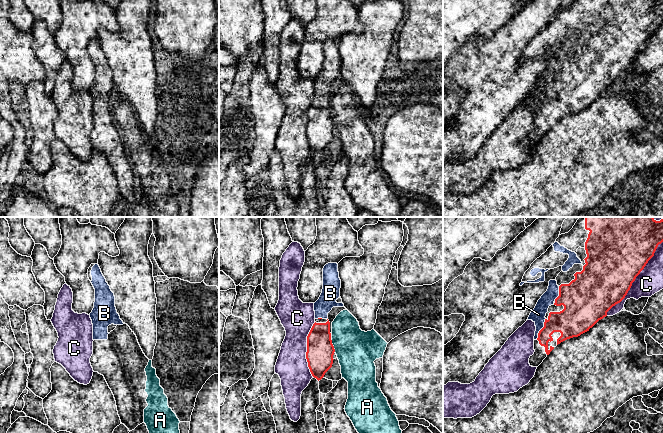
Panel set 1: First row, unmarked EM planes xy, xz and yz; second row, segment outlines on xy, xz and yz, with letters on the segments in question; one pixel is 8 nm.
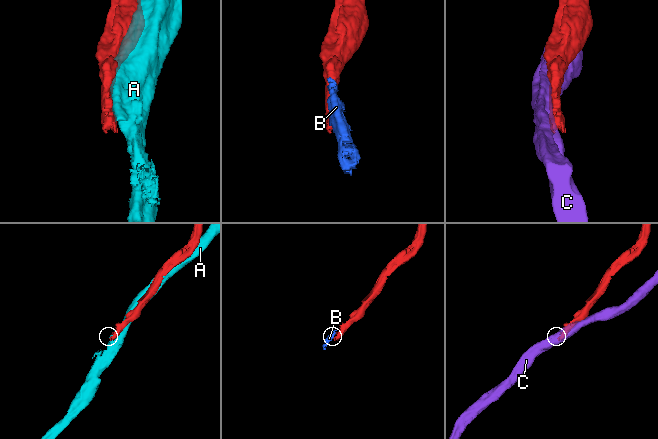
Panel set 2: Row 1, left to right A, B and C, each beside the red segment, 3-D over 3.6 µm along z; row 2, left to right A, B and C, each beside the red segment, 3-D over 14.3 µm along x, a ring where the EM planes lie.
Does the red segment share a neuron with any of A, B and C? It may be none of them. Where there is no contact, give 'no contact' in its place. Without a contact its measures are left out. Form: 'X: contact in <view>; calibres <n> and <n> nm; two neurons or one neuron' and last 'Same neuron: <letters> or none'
A: contact in xz; calibres 220 and 320 nm; two neurons
B: contact in yz; calibres 240 and 120 nm; one neuron
C: contact in yz; calibres 480 and 200 nm; two neurons
Same neuron: B

